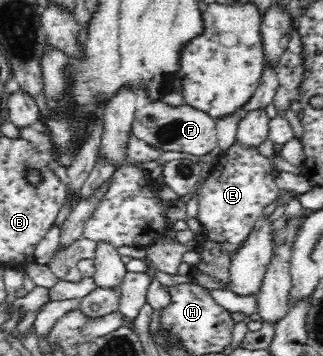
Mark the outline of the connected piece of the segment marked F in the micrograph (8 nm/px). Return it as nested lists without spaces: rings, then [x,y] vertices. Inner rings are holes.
[[[163,100],[151,101],[136,111],[132,135],[147,141],[163,152],[185,152],[197,156],[205,155],[217,143],[216,123],[209,113],[189,104],[170,105]]]

